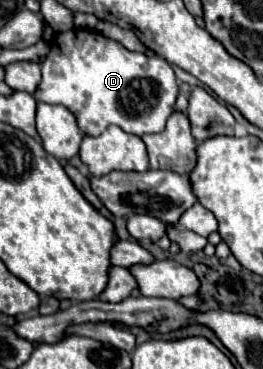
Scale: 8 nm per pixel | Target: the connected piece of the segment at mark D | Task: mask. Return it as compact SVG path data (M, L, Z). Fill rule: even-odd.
M73 28L67 32L55 34L51 42L51 50L47 58L41 62L41 72L43 72L43 80L35 92L35 98L39 102L61 104L69 108L75 114L81 132L89 136L99 136L109 126L119 126L125 132L131 132L137 136L143 136L149 132L161 132L167 124L167 118L175 110L175 98L179 94L173 68L169 66L167 60L159 56L145 56L141 52L131 52L115 40L95 30L83 30L83 28Z

